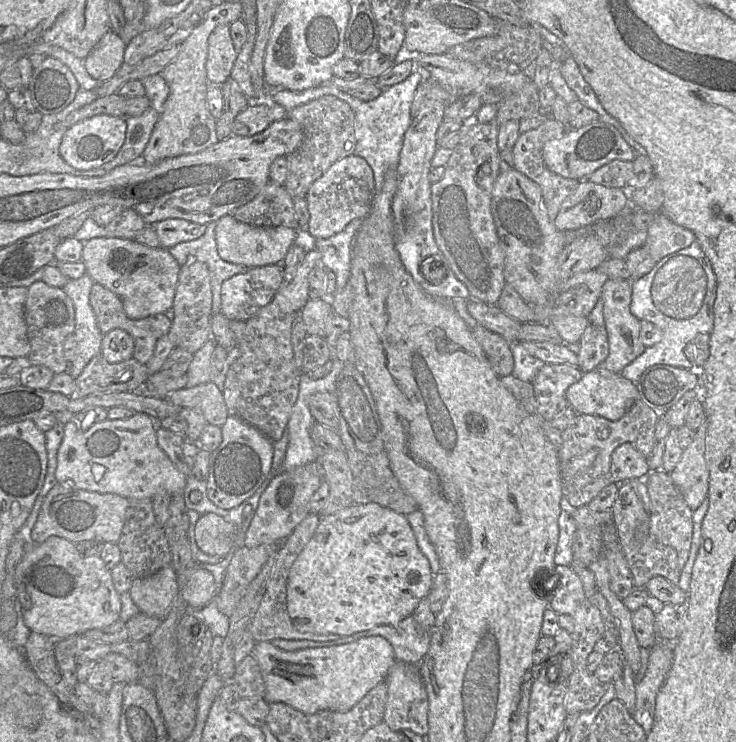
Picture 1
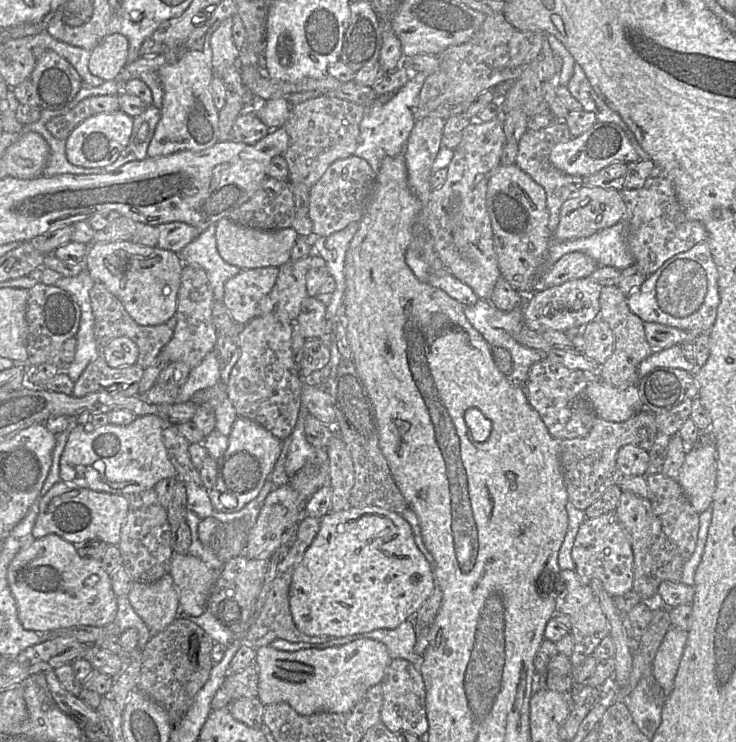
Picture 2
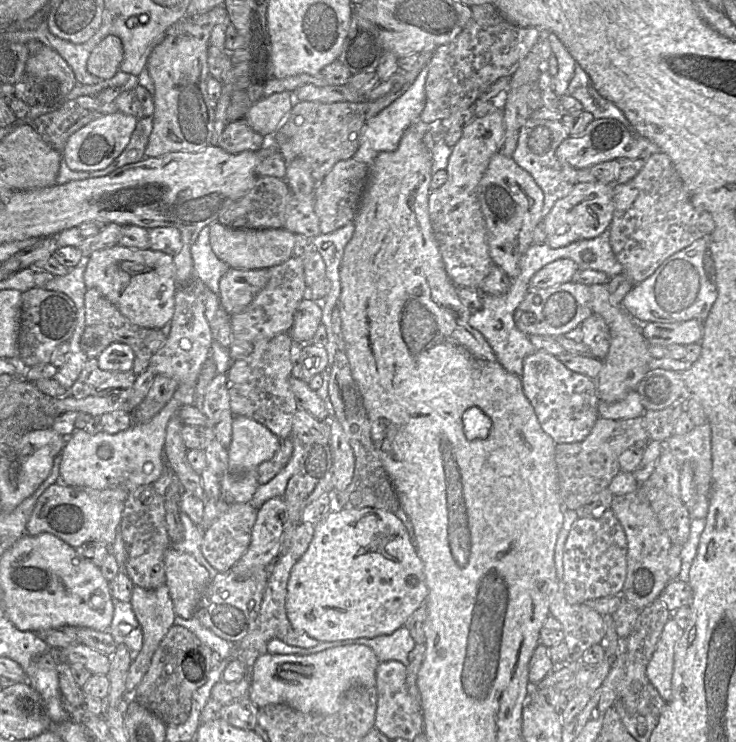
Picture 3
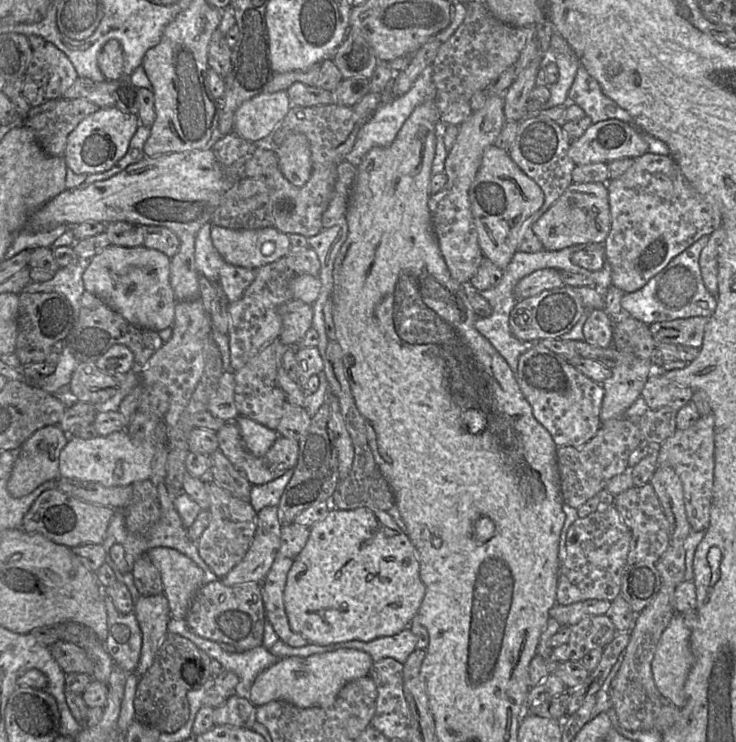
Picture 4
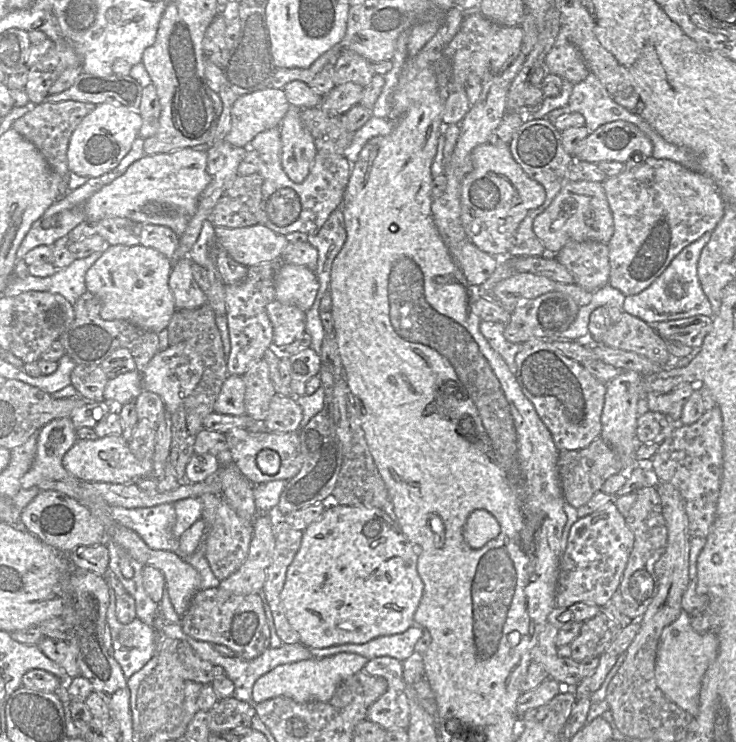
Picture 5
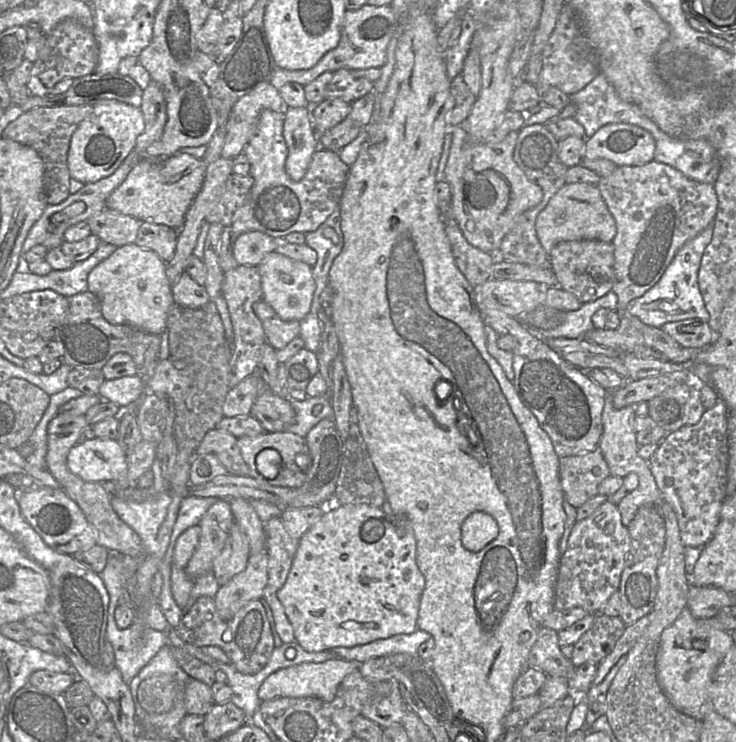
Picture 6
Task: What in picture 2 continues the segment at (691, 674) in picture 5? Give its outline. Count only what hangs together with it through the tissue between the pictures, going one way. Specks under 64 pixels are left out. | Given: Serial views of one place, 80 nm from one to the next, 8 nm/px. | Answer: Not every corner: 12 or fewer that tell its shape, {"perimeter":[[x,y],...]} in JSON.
{"perimeter":[[671,626],[653,660],[652,675],[666,696],[687,631]]}

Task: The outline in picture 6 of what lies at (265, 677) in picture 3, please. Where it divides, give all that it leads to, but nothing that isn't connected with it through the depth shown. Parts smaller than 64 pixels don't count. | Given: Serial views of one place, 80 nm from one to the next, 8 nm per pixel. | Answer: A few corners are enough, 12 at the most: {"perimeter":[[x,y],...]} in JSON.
{"perimeter":[[343,658],[270,674],[260,701],[317,697],[330,702],[360,664]]}

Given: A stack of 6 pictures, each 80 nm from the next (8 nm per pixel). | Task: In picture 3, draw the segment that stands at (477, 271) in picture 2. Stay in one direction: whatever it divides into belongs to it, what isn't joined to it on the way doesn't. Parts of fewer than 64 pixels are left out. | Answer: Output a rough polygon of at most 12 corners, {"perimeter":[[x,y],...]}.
{"perimeter":[[503,111],[463,126],[428,213],[454,285],[492,269],[476,189],[505,134]]}

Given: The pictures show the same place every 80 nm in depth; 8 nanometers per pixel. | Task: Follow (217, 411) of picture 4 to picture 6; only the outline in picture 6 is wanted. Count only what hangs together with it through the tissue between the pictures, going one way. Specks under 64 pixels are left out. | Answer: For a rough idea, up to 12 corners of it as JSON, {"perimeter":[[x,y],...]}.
{"perimeter":[[253,374],[231,388],[223,417],[249,415],[262,392]]}

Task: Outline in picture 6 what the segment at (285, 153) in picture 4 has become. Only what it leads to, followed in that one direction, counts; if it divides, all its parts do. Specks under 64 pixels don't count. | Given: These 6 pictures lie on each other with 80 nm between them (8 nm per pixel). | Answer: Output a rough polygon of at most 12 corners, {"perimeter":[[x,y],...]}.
{"perimeter":[[312,105],[286,106],[285,171],[304,177],[318,148]]}

